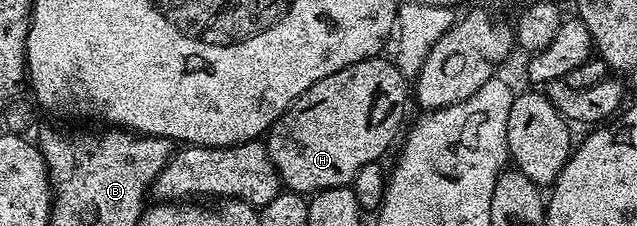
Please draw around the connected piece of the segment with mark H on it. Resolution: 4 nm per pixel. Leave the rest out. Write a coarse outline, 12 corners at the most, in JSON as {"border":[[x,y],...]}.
{"border":[[385,56],[323,76],[264,139],[312,196],[381,162],[405,118]]}

